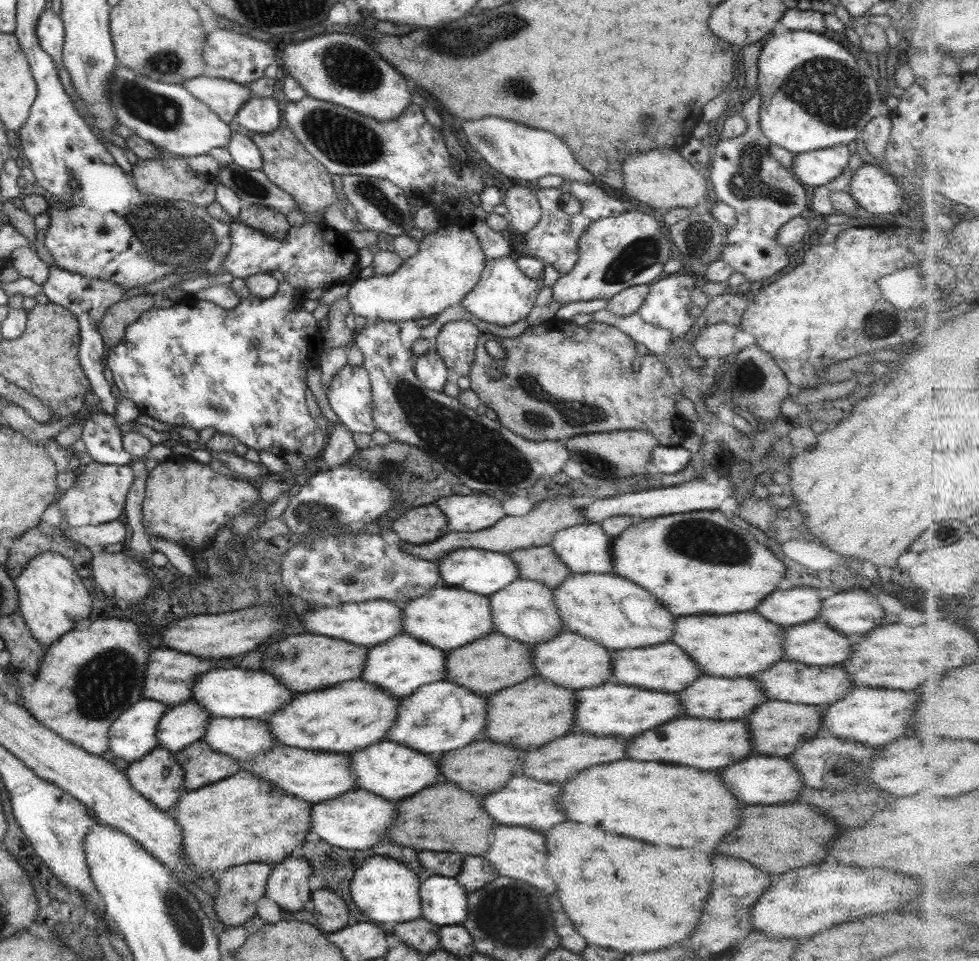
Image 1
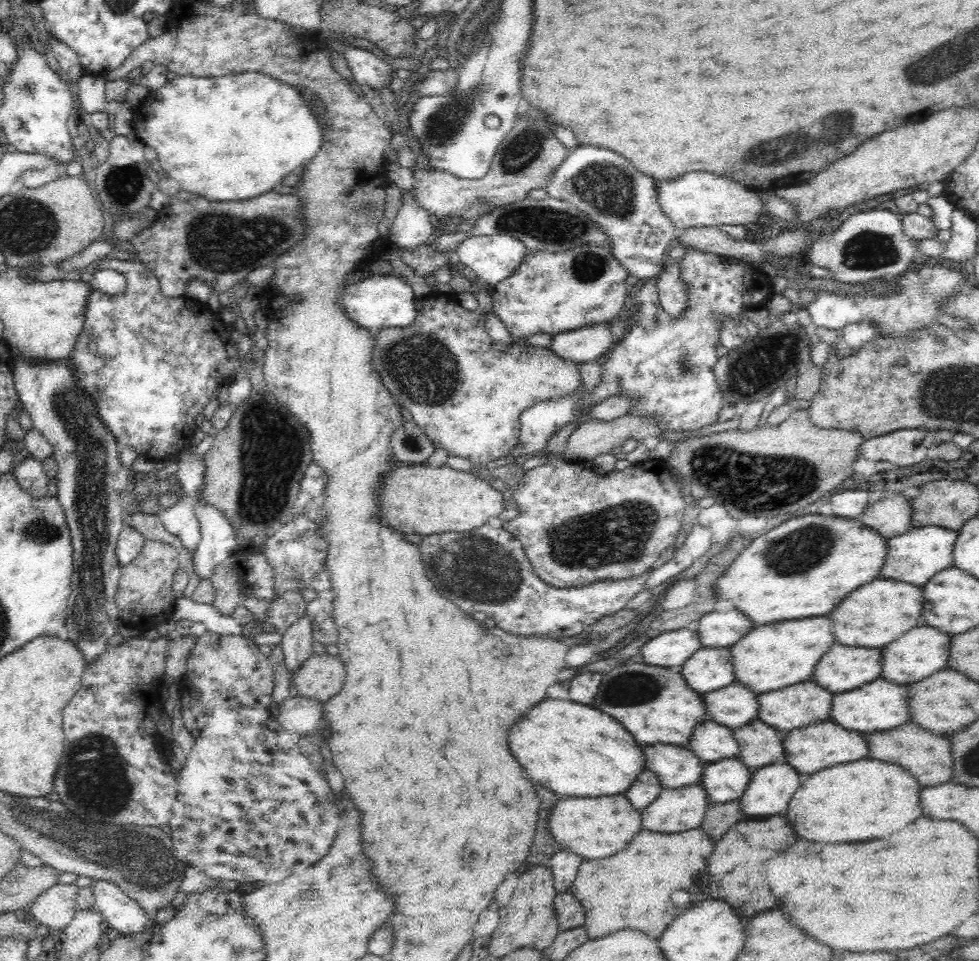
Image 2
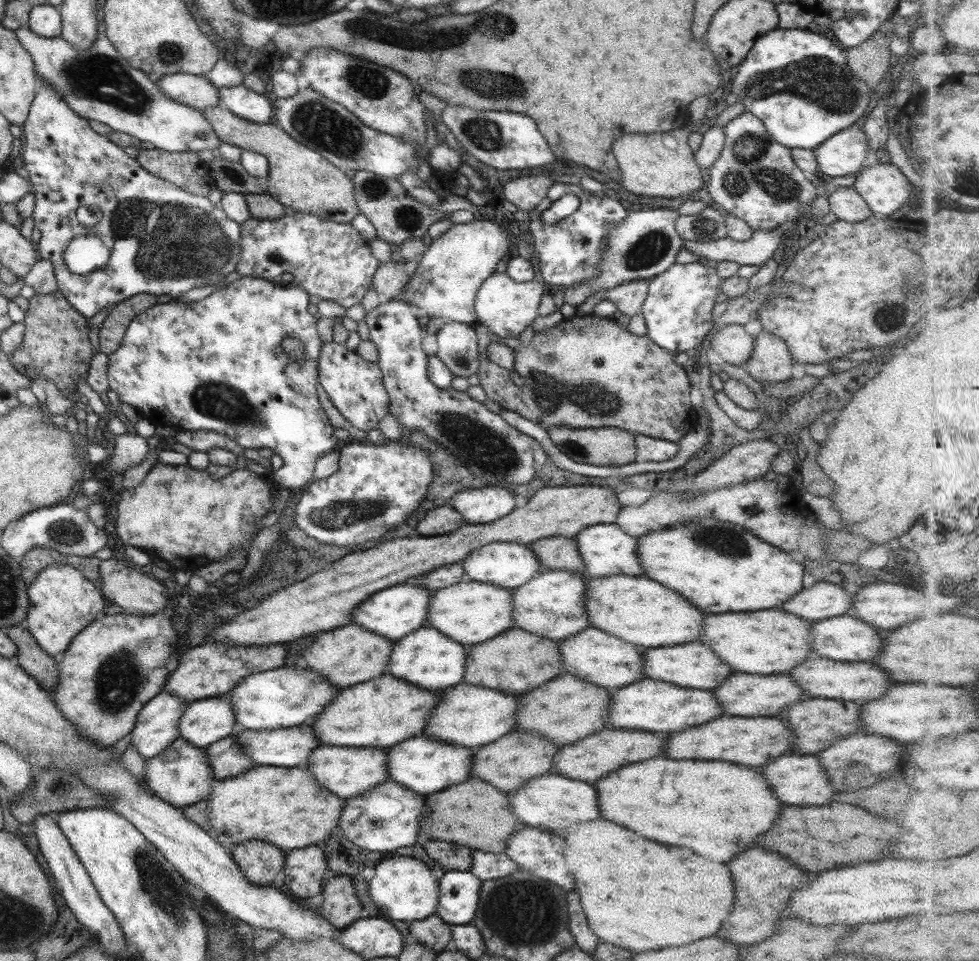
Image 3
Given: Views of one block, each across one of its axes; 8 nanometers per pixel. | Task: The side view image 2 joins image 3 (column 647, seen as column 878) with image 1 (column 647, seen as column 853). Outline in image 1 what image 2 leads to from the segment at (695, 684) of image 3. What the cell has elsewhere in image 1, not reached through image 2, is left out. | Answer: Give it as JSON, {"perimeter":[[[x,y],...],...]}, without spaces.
{"perimeter":[[[674,644],[648,646],[642,650],[616,650],[612,652],[612,678],[618,684],[644,690],[677,693],[702,676],[702,670]]]}

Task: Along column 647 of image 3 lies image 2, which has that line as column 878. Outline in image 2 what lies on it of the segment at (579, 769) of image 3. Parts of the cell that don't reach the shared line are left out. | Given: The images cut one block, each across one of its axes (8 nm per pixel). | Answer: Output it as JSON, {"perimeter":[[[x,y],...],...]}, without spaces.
{"perimeter":[[[904,724],[892,730],[885,730],[871,733],[868,736],[868,758],[884,760],[888,763],[896,763],[902,768],[906,768],[918,782],[920,786],[936,786],[950,782],[953,777],[953,758],[950,758],[950,744],[942,736],[934,736],[931,731],[924,730],[916,724]]]}

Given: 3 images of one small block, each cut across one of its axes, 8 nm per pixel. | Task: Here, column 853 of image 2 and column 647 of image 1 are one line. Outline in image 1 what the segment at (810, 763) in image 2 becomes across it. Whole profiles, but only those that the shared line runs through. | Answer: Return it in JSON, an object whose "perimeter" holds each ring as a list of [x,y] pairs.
{"perimeter":[[[678,717],[652,730],[636,735],[626,747],[626,759],[640,762],[682,764],[698,770],[716,770],[740,762],[752,753],[752,734],[748,724],[738,721],[718,722],[708,718]]]}

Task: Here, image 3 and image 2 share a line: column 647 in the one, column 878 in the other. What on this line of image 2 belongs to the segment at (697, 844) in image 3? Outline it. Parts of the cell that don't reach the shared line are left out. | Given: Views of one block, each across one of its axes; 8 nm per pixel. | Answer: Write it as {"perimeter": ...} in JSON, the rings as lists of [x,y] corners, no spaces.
{"perimeter":[[[860,759],[812,774],[796,790],[782,815],[804,840],[830,844],[876,840],[920,818],[918,792],[918,782],[896,763]]]}

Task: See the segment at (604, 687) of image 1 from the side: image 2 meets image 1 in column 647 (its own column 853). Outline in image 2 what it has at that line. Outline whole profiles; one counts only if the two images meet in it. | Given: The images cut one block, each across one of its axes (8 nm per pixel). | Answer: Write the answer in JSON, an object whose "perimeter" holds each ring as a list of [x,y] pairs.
{"perimeter":[[[880,676],[860,688],[838,693],[832,697],[830,721],[846,730],[871,734],[892,730],[908,722],[908,692],[906,685],[888,682]]]}

